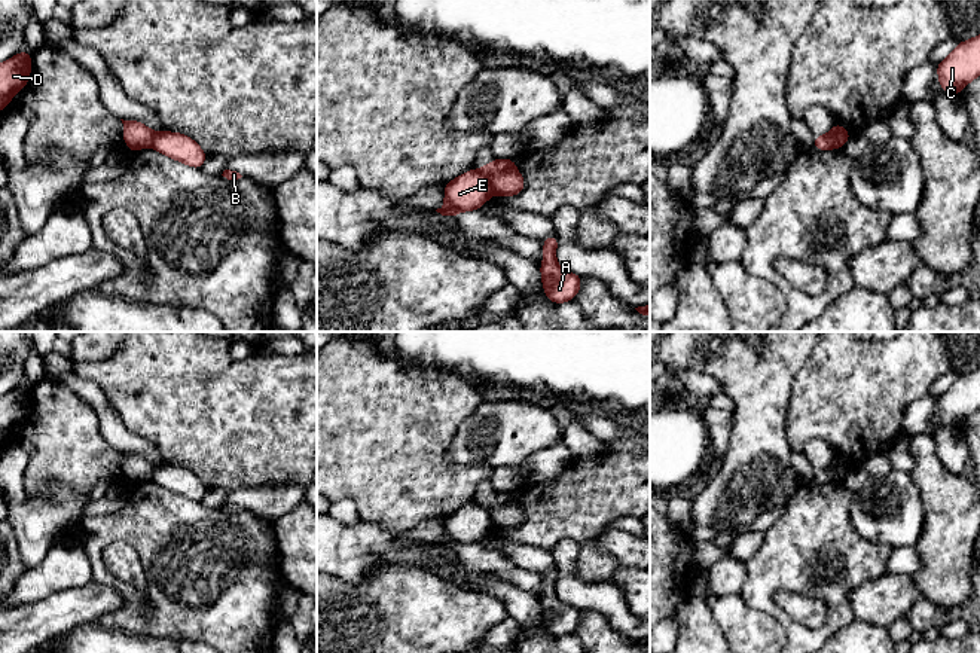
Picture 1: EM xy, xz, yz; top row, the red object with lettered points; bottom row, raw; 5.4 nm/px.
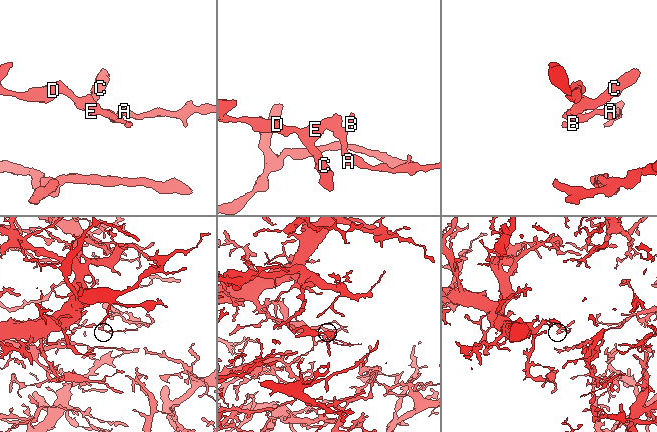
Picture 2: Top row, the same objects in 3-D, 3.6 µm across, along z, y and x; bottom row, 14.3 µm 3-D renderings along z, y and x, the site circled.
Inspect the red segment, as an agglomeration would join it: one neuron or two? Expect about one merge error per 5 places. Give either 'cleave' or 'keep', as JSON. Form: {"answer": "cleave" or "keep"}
{"answer": "cleave"}

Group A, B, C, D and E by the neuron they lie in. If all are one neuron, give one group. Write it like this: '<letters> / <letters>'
A B / C D E

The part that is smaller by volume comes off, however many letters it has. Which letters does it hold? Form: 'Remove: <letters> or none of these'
Remove: A, B

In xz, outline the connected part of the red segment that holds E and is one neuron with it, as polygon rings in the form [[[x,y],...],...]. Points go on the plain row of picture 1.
[[[471,501],[443,519],[445,538],[436,544],[445,550],[455,550],[460,544],[479,543],[492,528],[488,510]]]

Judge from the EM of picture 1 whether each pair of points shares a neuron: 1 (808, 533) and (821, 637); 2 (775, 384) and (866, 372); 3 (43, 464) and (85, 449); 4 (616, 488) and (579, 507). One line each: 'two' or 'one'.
1: one
2: two
3: one
4: one

